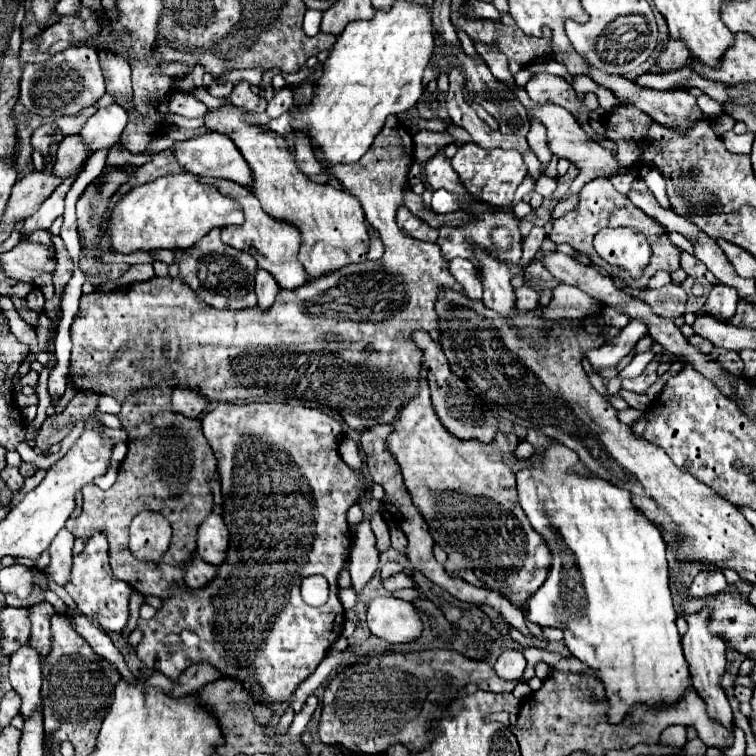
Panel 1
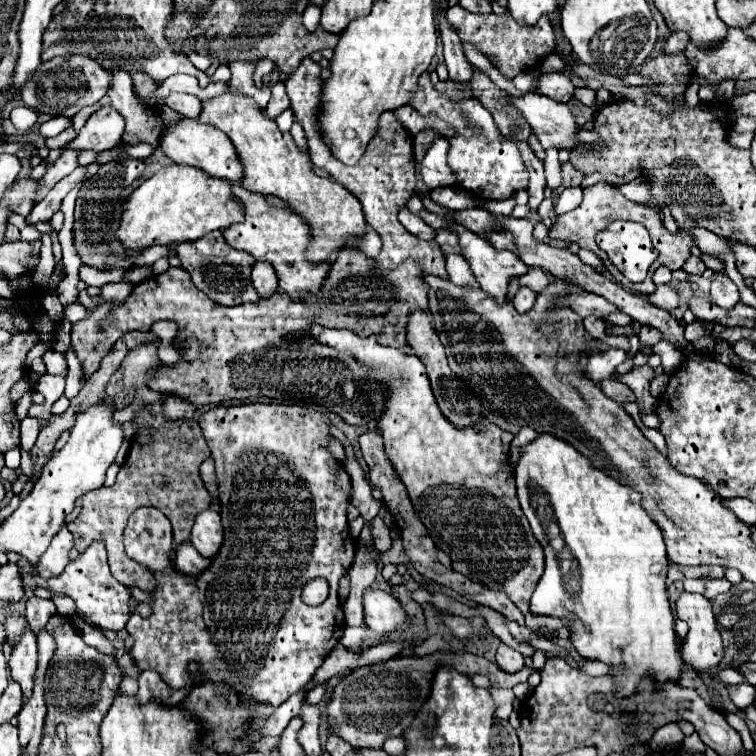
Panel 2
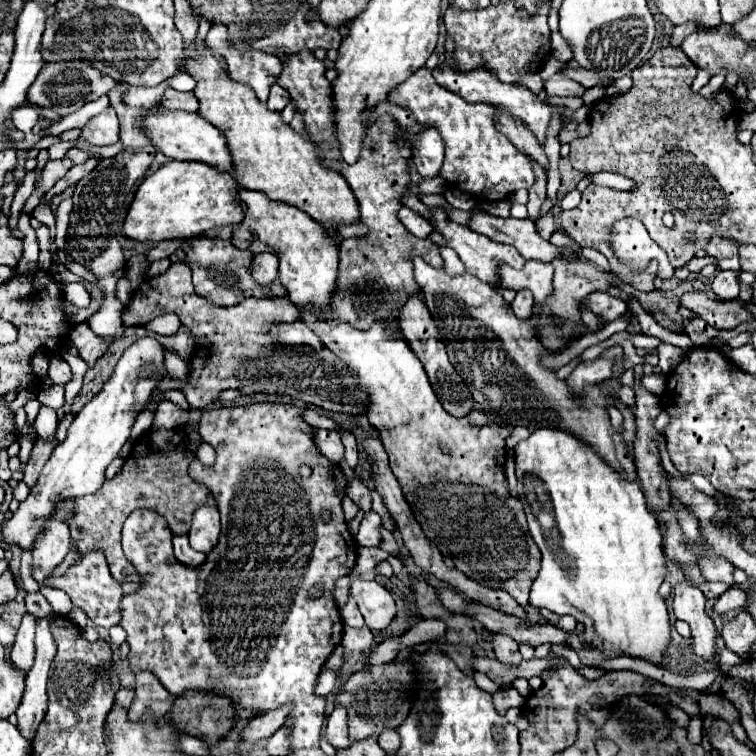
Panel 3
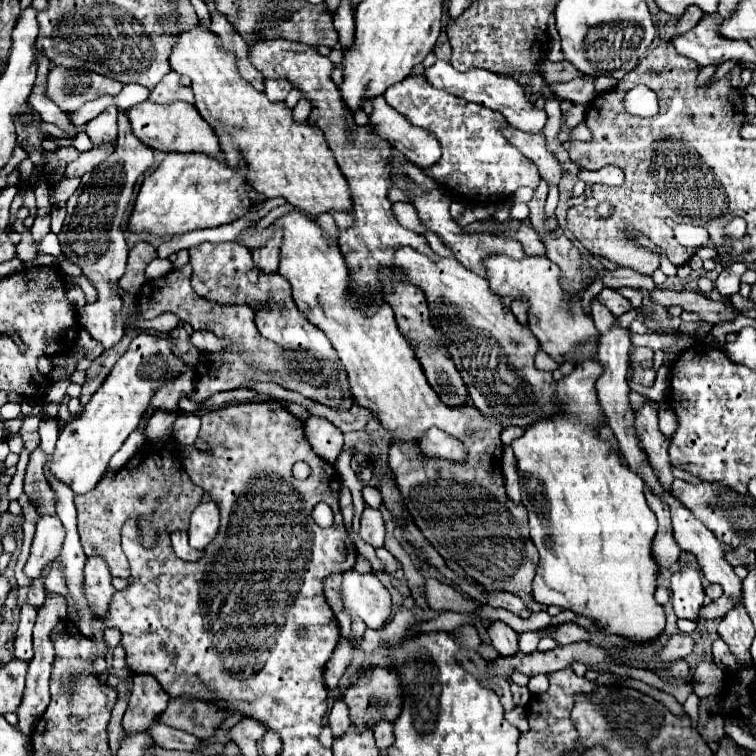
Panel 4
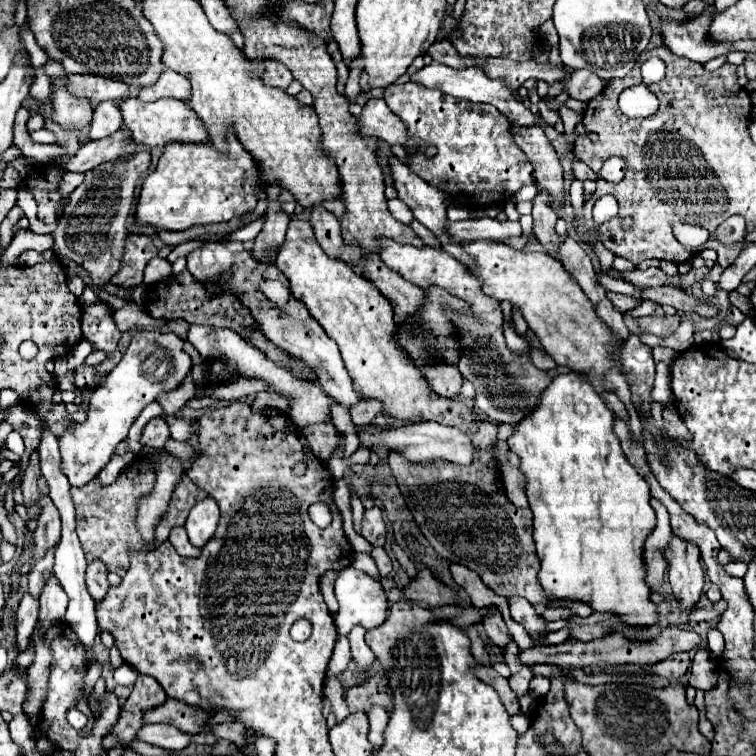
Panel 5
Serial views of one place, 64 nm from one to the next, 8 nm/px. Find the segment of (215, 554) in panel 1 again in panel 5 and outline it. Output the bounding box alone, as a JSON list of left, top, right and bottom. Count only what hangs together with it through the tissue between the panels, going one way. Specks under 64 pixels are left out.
[184,498,220,548]

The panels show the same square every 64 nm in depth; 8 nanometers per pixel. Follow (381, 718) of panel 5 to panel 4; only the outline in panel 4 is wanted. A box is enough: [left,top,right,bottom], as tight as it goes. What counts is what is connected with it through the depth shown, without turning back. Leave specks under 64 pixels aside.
[374,720,394,750]

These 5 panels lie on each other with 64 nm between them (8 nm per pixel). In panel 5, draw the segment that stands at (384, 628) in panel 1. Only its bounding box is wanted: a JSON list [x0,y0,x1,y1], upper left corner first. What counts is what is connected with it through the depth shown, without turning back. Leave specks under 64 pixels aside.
[334,566,388,634]

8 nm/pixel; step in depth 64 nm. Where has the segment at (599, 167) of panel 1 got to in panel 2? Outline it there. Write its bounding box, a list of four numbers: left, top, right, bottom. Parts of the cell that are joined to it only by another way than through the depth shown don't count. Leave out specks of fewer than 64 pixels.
[506,92,578,150]

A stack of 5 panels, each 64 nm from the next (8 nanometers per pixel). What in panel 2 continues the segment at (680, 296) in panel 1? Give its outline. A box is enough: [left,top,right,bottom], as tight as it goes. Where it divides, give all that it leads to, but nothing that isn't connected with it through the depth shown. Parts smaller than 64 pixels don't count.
[650,284,678,310]

